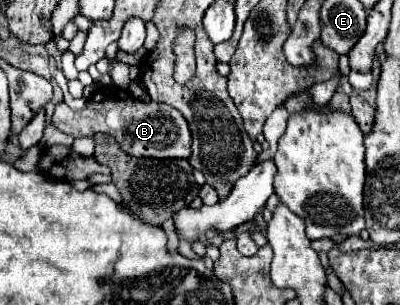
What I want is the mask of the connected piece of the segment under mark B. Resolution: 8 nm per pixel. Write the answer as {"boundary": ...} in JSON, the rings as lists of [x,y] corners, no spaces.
{"boundary":[[[118,86],[98,88],[88,100],[86,108],[80,112],[70,110],[64,102],[56,106],[52,124],[74,138],[92,136],[96,132],[112,134],[120,148],[130,156],[150,156],[150,158],[188,158],[190,156],[190,128],[184,116],[170,108],[168,104],[158,102],[142,102],[134,98],[130,92]]]}

